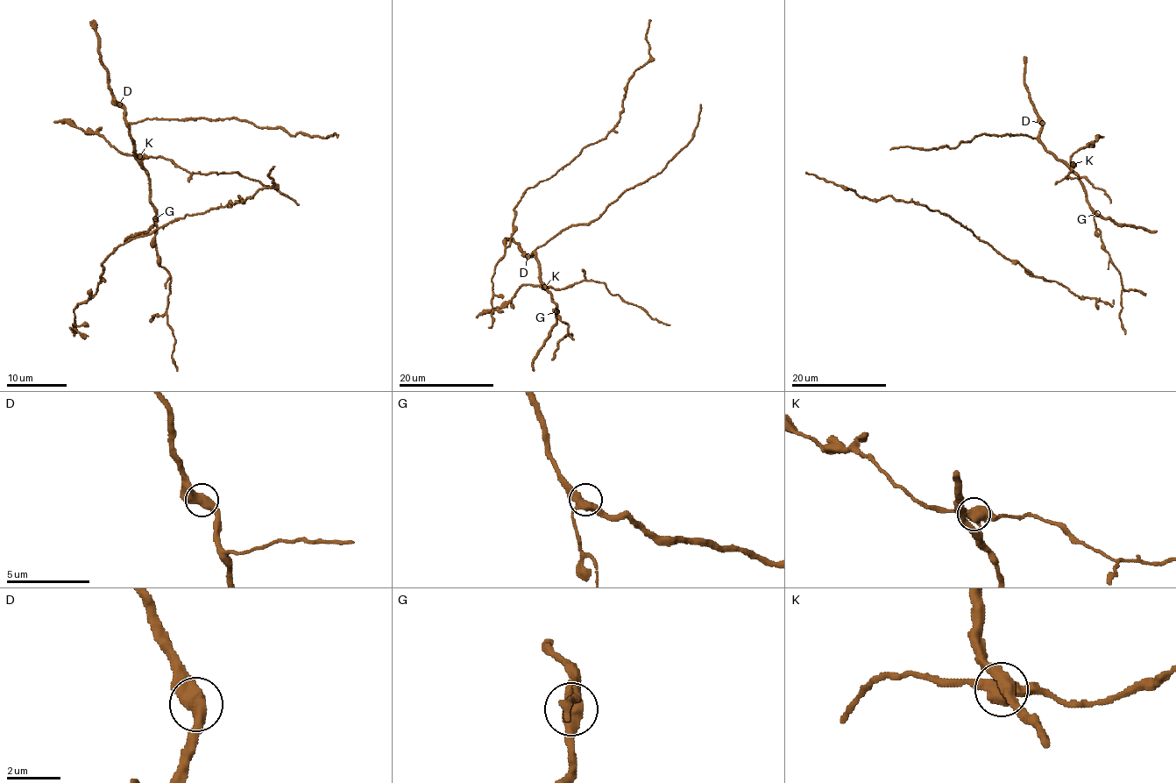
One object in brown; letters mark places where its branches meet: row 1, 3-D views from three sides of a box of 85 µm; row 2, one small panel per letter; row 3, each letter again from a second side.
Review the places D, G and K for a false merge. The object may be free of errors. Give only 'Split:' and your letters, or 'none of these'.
Split: K

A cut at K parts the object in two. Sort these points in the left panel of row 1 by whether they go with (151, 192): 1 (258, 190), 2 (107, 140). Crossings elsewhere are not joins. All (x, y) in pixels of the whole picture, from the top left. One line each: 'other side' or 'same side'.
1: same side
2: other side

